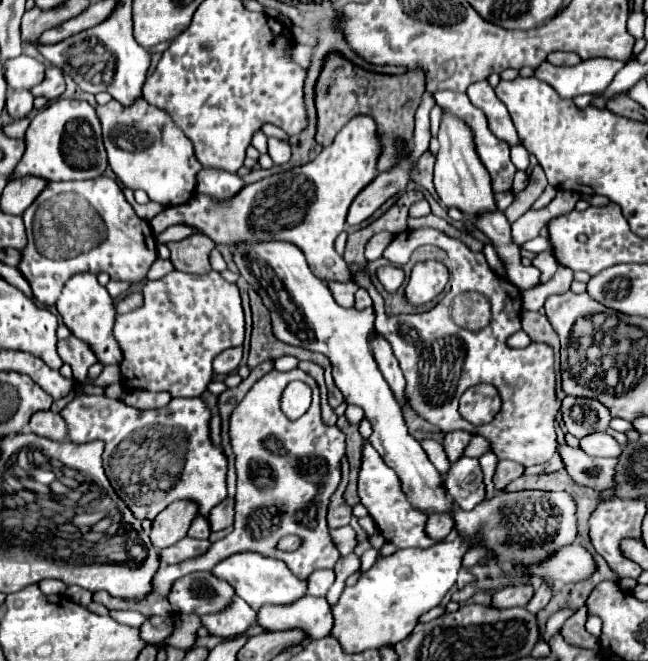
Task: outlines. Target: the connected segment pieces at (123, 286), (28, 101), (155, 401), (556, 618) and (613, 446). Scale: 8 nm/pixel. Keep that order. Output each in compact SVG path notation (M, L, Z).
M110 280L106 289L113 299L123 295L130 287L130 283Z
M30 90L26 92L8 92L8 100L6 100L6 108L10 112L12 118L20 120L20 118L26 118L30 112L32 112L32 102L34 102L34 96Z
M132 390L126 394L124 404L138 408L138 410L158 410L164 408L170 402L170 396L166 392L146 392L146 390Z
M564 609L559 612L553 614L546 623L545 633L543 634L542 639L547 643L549 642L550 638L552 638L552 636L554 636L554 634L560 630L564 622L574 614L575 611Z
M596 432L596 434L588 434L580 440L580 448L588 454L588 456L618 456L622 452L620 444L608 436L606 432Z

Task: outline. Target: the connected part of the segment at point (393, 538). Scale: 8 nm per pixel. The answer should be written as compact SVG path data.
M370 442L364 444L364 452L362 452L358 496L360 496L360 502L366 506L368 514L372 516L372 520L376 522L380 534L386 538L386 542L392 542L396 548L430 548L430 546L438 544L436 540L428 538L428 534L424 532L428 514L410 504L410 500L402 492L396 472L392 468L388 468L386 462L382 462L382 458L370 446Z

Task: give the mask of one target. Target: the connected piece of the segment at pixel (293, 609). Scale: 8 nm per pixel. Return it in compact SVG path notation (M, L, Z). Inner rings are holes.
M302 596L296 604L274 608L266 606L256 612L256 624L264 630L302 628L310 638L324 638L330 634L332 616L326 598Z

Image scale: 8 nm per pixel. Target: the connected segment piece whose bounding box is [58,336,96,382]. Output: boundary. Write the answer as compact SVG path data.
M70 336L66 340L58 340L58 354L64 362L68 362L72 366L74 380L78 380L78 382L84 382L88 368L96 360L90 346L86 342L78 340L76 336Z

